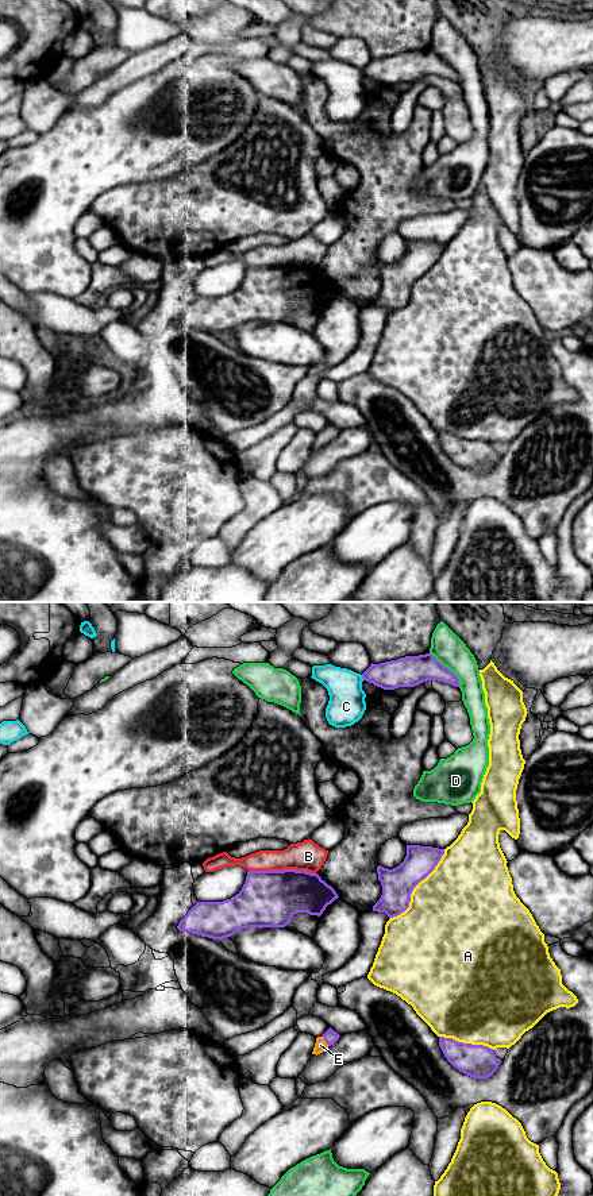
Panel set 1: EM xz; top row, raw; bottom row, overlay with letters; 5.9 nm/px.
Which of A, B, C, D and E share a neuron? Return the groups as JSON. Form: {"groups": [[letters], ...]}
{"groups": [["A"], ["B"], ["C"], ["D"], ["E"]]}

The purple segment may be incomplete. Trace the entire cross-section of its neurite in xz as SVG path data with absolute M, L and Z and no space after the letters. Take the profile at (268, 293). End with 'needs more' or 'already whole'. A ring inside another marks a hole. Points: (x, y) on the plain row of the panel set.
M249 266L235 292L223 297L197 297L177 324L222 336L247 323L285 323L297 308L320 312L338 293L317 269Z | already whole

